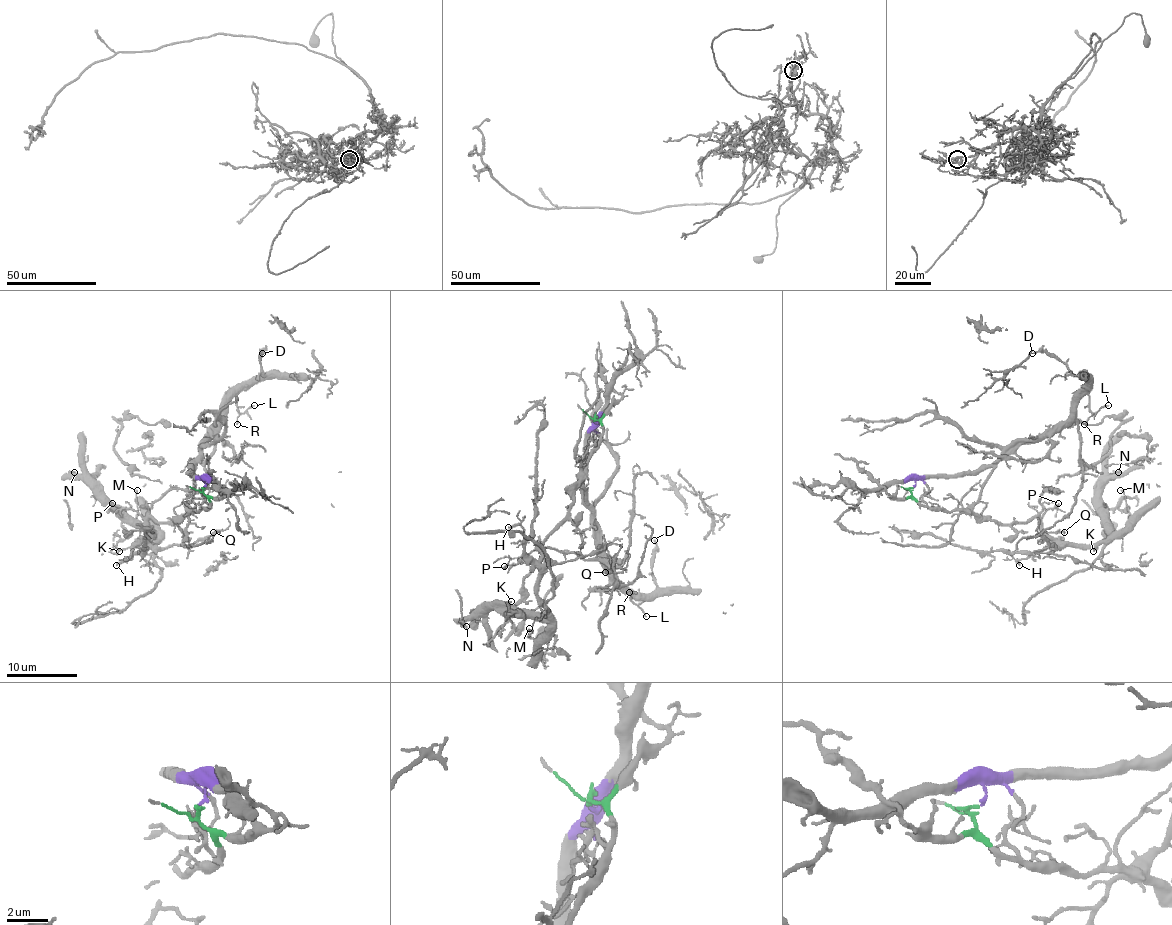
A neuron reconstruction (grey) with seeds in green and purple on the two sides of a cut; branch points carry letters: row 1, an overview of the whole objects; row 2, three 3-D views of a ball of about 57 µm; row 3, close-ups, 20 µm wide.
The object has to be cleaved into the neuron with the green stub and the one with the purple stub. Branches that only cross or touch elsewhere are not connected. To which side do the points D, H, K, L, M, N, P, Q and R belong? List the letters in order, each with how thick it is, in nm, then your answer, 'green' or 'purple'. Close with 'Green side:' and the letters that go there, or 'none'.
D: calibre 150 nm; purple
H: calibre 200 nm; green
K: calibre 120 nm; green
L: calibre 140 nm; purple
M: calibre 120 nm; green
N: calibre 150 nm; green
P: calibre 100 nm; green
Q: calibre 140 nm; green
R: calibre 140 nm; purple
Green side: H, K, M, N, P, Q

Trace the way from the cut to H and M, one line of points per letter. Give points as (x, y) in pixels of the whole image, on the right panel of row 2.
H: (913, 487), (919, 501), (951, 511), (972, 510), (1007, 524), (1036, 517), (1052, 542), (1020, 565)
M: (913, 487), (922, 504), (1007, 524), (1036, 517), (1048, 536), (1080, 545), (1112, 538), (1130, 519), (1121, 490)

